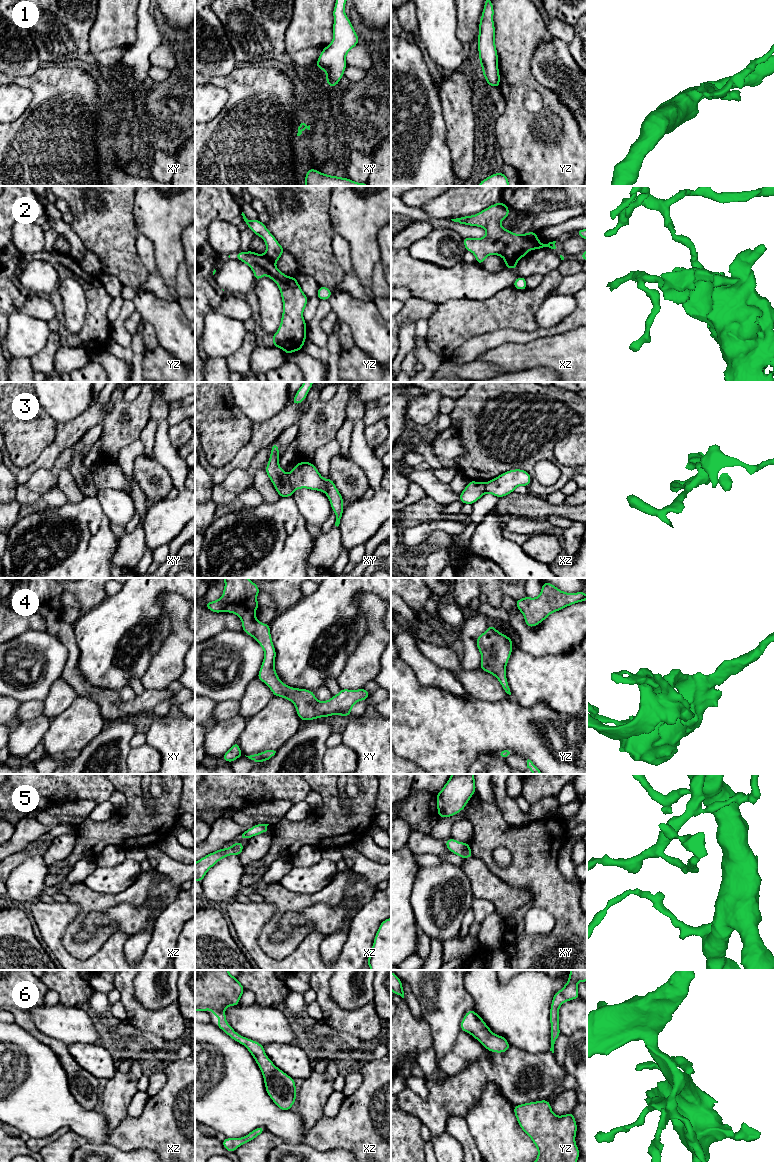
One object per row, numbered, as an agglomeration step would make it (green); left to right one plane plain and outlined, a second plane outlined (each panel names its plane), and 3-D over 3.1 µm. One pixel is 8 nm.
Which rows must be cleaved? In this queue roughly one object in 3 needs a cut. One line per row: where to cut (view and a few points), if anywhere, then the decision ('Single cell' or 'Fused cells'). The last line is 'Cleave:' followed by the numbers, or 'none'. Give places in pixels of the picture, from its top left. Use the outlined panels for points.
1: No split. Single cell
2: Split along xz (505, 261), (516, 263). Fused cells
3: Split along xy (287, 474), (289, 484), (294, 490). Fused cells
4: No split. Single cell
5: No split. Single cell
6: No split. Single cell
Cleave: 2, 3

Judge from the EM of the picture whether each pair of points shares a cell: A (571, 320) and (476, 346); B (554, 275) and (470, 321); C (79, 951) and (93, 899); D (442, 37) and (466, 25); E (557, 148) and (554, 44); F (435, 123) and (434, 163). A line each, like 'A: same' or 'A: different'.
A: same
B: same
C: same
D: different
E: different
F: same

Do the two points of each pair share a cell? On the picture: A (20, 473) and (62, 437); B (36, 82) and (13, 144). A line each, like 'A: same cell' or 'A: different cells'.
A: same cell
B: same cell

